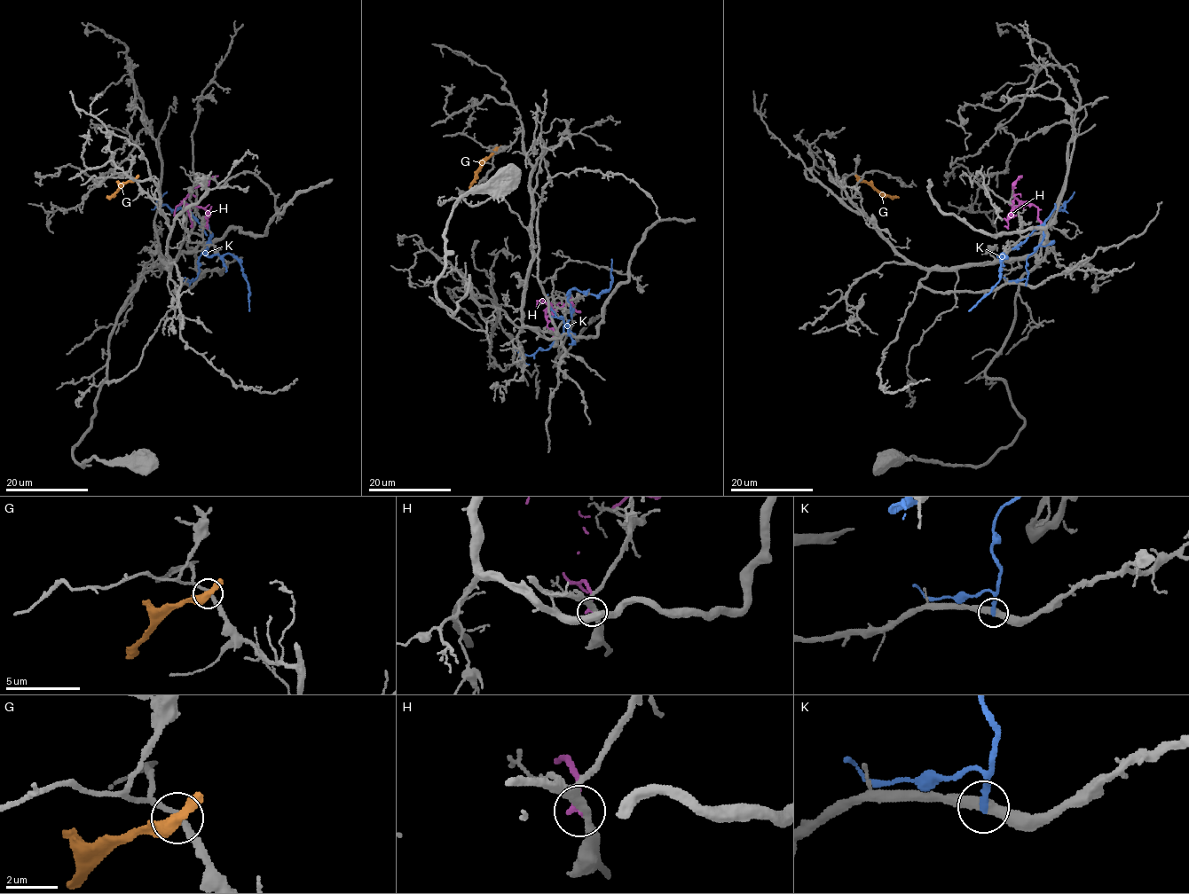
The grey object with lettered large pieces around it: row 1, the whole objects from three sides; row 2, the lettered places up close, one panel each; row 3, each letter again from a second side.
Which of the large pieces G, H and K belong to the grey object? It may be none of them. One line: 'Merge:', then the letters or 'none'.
Merge: none

